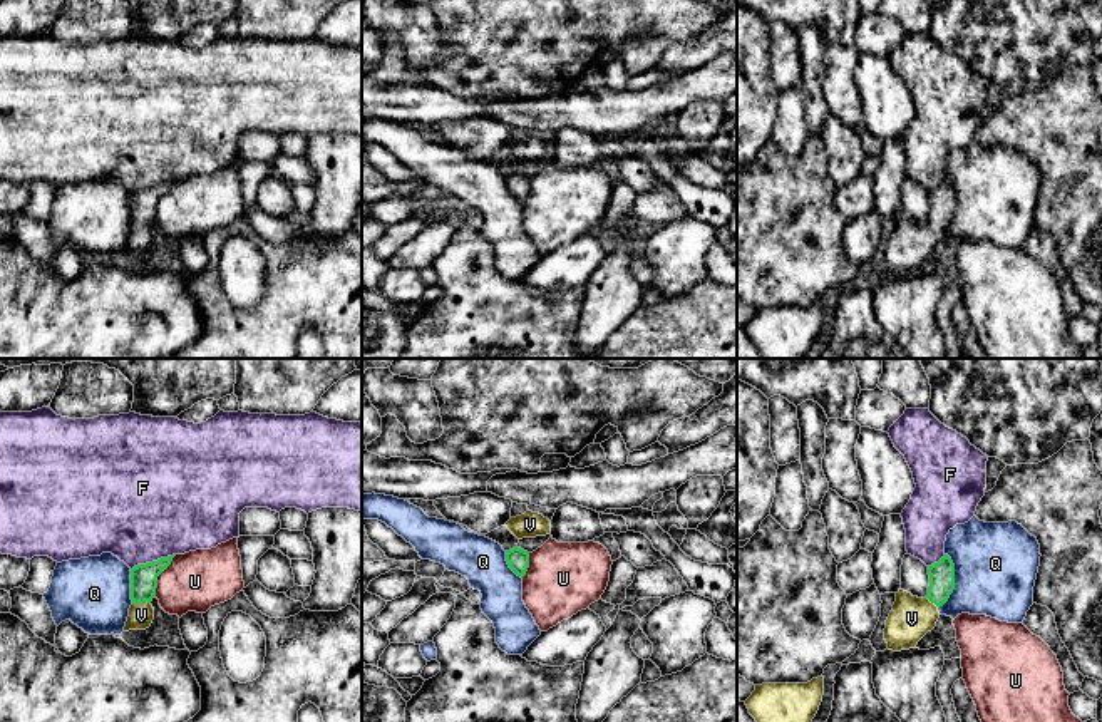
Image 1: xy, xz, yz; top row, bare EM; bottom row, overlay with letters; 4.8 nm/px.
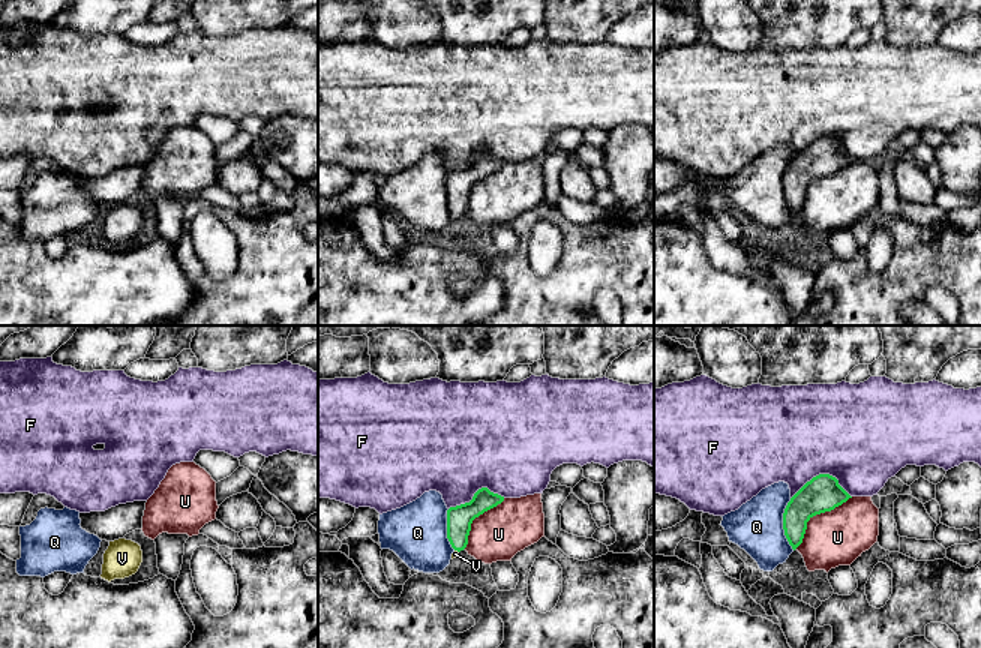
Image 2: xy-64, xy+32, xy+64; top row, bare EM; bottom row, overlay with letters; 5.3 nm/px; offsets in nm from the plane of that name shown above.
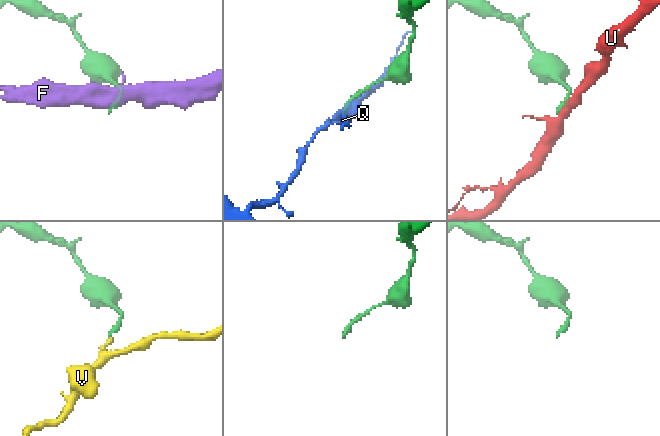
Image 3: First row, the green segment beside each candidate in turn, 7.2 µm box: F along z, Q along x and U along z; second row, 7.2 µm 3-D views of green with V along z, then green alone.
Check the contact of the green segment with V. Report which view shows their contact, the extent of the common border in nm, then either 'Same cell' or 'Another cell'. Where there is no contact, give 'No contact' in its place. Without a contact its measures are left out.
Touches green in xy. Shared border 90 nm. Same cell

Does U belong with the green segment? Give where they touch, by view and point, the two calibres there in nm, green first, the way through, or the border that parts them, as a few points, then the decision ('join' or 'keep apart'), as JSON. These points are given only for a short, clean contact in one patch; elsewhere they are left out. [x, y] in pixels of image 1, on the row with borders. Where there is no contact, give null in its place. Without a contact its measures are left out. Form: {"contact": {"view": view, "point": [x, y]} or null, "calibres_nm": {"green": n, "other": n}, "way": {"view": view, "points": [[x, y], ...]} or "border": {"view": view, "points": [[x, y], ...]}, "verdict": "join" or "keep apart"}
{"contact": {"view": "xy", "point": [159, 573]}, "calibres_nm": {"green": 130, "other": 280}, "border": {"view": "xy", "points": [[176, 555], [158, 577], [158, 587], [153, 595]]}, "verdict": "keep apart"}

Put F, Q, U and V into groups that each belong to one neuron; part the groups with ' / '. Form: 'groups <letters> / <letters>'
groups F / Q / U / V

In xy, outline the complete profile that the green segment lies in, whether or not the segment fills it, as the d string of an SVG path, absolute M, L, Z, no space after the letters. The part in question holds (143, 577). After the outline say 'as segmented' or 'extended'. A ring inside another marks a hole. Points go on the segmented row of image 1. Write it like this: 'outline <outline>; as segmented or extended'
outline M173 556L161 558L152 563L137 565L131 570L131 600L129 616L124 632L146 630L154 620L154 608L151 605L156 588L157 576L171 565Z; extended

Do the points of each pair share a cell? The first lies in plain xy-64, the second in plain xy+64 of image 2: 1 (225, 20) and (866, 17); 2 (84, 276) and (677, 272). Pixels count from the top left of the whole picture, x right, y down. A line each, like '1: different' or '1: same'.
1: different
2: same

